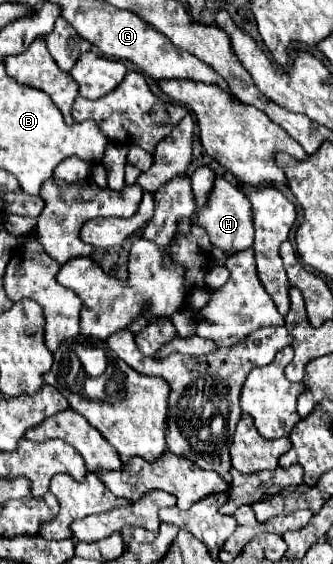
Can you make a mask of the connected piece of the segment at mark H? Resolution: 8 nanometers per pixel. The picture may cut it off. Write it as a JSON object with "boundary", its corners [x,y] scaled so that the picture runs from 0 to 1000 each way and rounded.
{"boundary":[[[646,314],[640,335],[622,349],[622,360],[598,374],[586,374],[574,392],[586,392],[592,402],[616,406],[634,431],[664,445],[682,445],[682,441],[730,445],[730,441],[760,434],[760,371],[754,371],[754,360],[730,339],[718,339],[706,328],[694,328],[670,314]]]}

